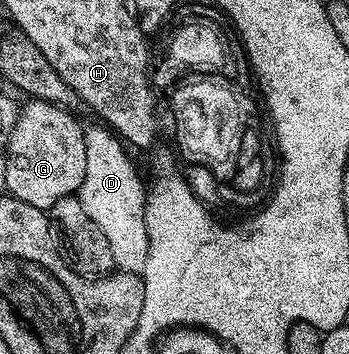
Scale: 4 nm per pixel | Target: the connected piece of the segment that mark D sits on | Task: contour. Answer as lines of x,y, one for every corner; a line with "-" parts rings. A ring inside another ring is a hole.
107,125
88,126
84,131
86,140
86,176
82,180
78,197
90,220
110,243
114,252
114,267
126,274
143,275
148,255
146,236
145,183
140,183
140,174
128,156
125,143
-
125,150
125,151
124,151

